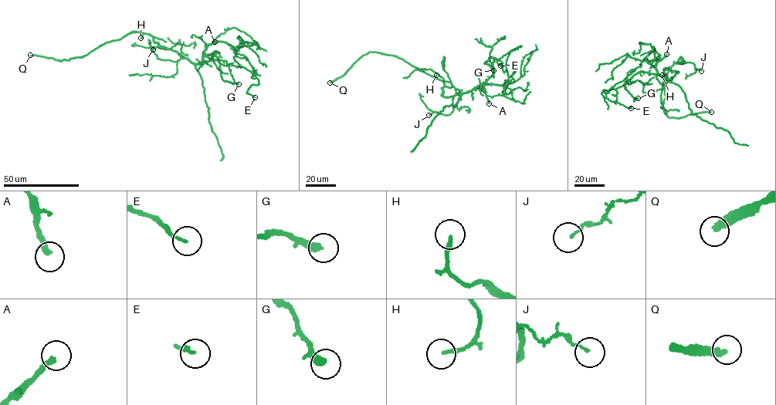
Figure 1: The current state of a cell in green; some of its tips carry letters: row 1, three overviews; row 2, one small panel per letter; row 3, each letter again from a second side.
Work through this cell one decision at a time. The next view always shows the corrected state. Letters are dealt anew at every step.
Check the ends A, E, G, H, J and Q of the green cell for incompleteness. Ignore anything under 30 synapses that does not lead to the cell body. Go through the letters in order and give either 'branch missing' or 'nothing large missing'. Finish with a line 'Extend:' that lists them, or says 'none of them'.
A: branch missing
E: nothing large missing
G: nothing large missing
H: branch missing
J: nothing large missing
Q: branch missing
Extend: A, H, Q

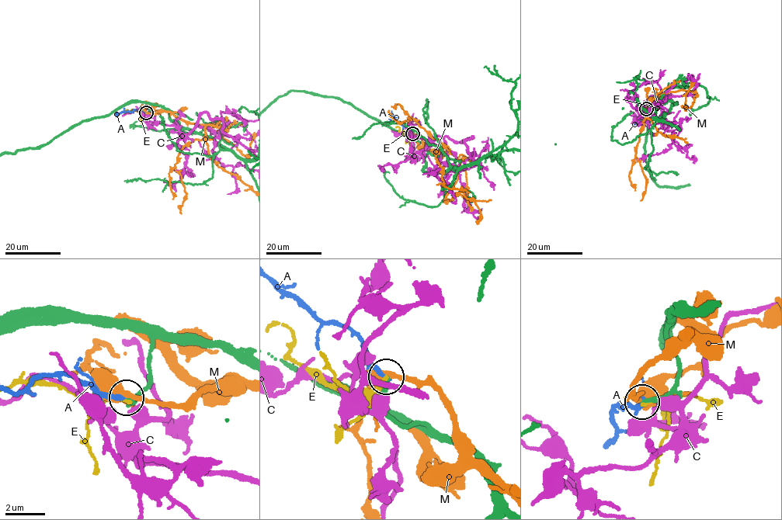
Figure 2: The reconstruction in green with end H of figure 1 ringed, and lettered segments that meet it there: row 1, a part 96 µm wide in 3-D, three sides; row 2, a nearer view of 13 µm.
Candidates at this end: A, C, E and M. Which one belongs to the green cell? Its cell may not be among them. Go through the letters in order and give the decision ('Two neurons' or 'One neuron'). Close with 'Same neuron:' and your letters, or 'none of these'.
A: Two neurons
C: Two neurons
E: Two neurons
M: Two neurons
Same neuron: none of these

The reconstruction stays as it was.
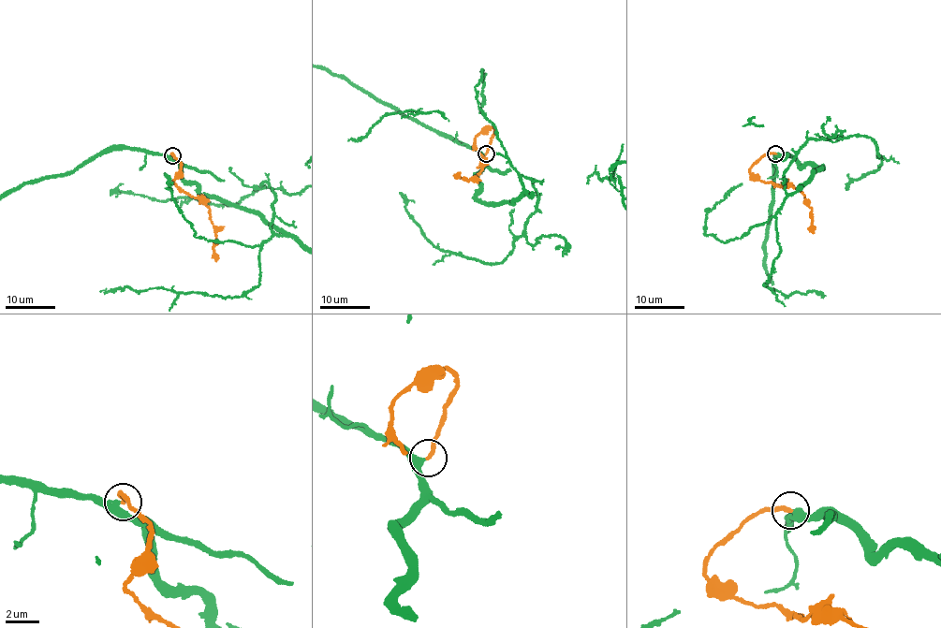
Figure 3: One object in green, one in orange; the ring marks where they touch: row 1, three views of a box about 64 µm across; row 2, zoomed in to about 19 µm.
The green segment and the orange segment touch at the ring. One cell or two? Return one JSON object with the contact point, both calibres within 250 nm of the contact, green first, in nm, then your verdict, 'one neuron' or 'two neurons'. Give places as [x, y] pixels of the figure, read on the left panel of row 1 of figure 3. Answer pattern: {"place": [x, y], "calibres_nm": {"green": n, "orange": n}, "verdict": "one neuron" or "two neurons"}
{"place": [172, 155], "calibres_nm": {"green": 300, "orange": 280}, "verdict": "one neuron"}

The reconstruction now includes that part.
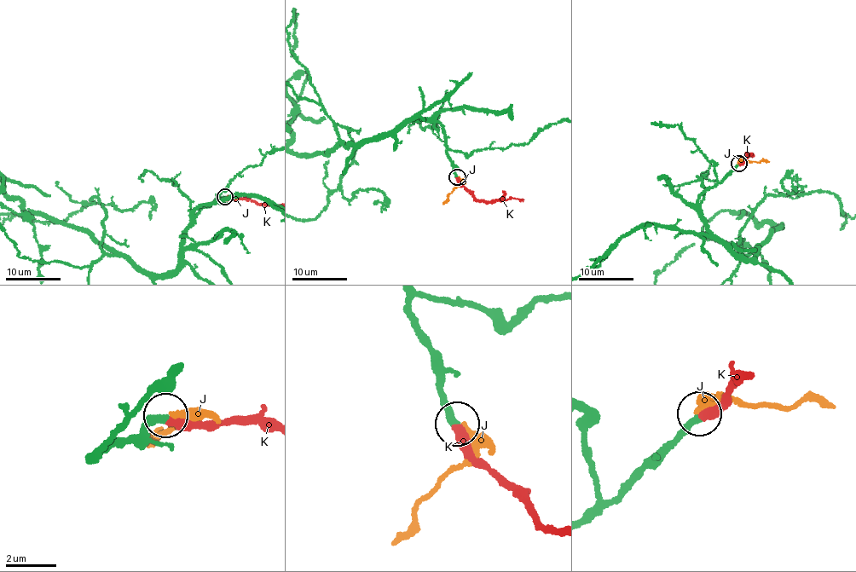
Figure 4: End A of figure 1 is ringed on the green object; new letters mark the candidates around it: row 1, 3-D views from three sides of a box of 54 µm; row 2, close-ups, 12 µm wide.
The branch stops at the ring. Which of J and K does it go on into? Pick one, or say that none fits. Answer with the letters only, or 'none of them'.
K

